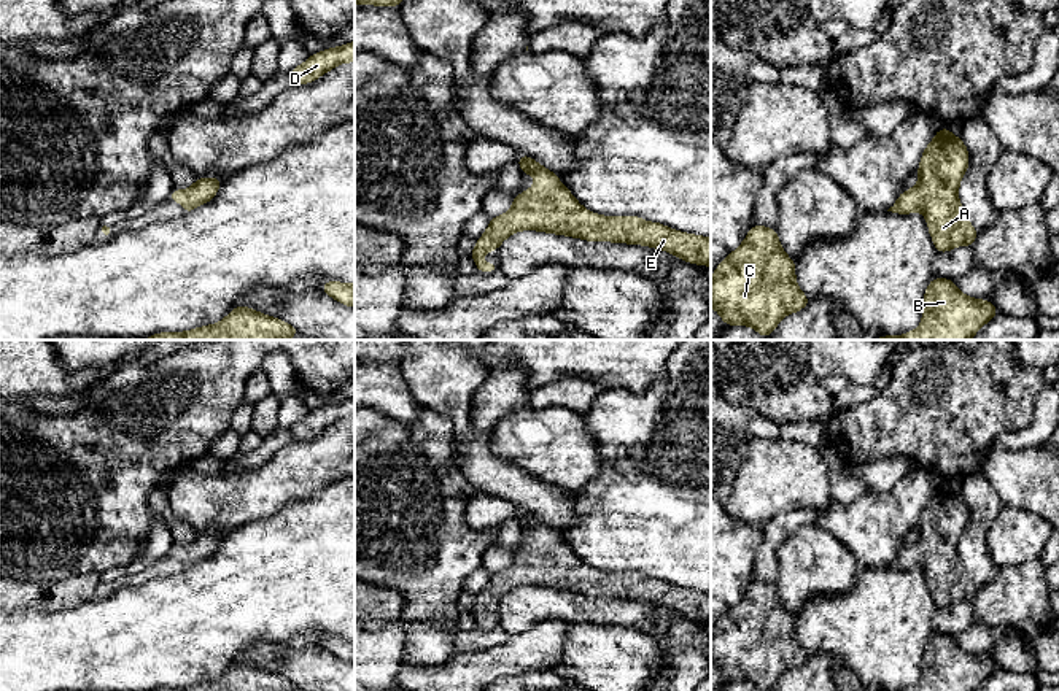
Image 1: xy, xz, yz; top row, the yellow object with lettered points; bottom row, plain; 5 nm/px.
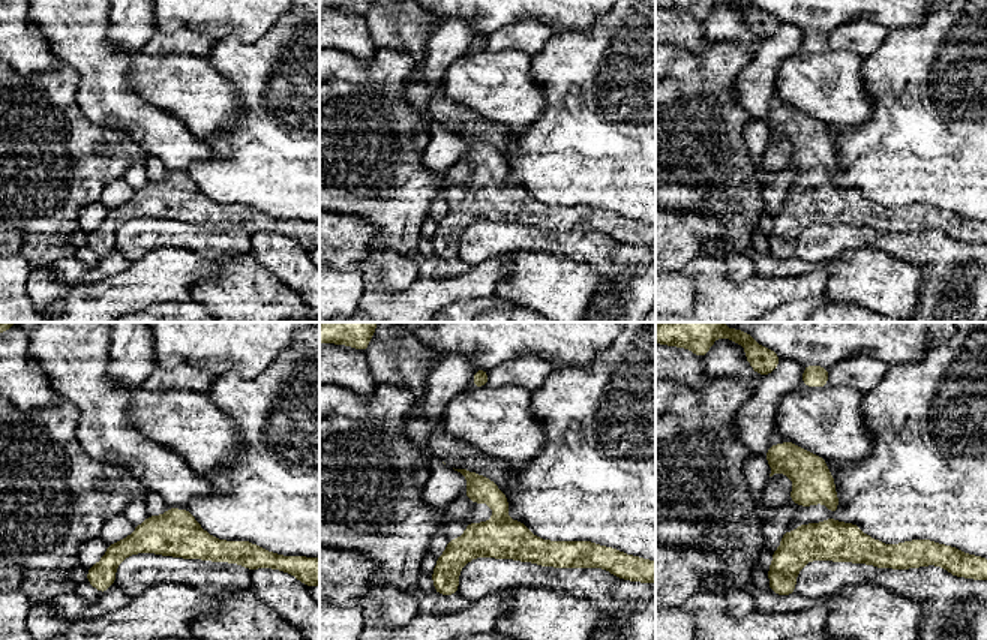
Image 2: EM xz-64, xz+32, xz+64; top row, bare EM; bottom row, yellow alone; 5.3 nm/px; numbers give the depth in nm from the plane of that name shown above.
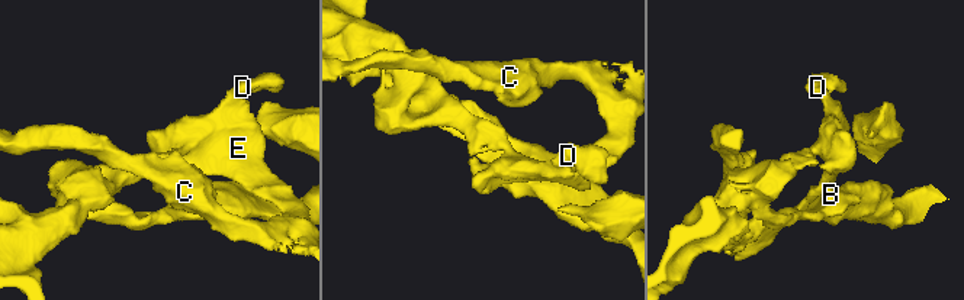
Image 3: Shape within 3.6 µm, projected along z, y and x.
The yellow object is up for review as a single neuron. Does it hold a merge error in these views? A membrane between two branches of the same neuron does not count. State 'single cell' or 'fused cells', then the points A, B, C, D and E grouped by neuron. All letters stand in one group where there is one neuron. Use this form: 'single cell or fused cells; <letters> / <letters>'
single cell; A B C D E

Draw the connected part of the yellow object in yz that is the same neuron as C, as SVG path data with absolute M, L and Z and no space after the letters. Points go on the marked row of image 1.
M754 224L746 240L728 254L711 278L711 307L727 326L751 326L766 338L781 319L803 310L809 299L797 286L795 262L786 254L778 230Z

